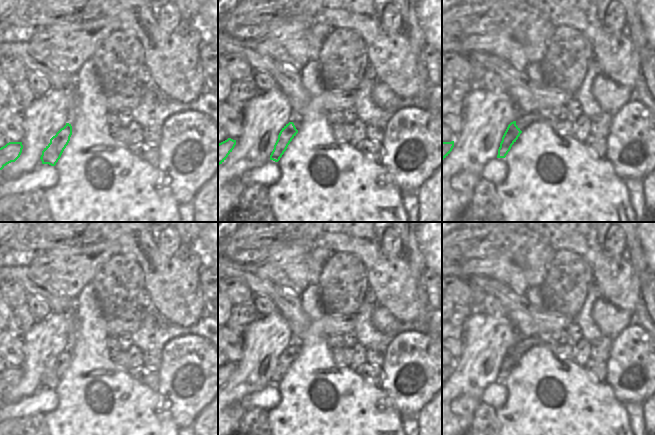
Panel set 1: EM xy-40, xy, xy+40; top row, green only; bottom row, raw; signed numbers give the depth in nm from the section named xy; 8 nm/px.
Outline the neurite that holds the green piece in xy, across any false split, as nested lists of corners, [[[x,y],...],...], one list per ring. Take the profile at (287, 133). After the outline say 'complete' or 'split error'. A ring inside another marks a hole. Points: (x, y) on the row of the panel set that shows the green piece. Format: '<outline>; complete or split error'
[[[293,122],[286,124],[278,135],[278,139],[270,155],[270,160],[278,162],[297,133],[298,130]]]; complete

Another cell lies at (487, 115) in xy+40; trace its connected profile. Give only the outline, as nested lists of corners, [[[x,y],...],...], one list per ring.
[[[483,88],[471,90],[462,108],[464,125],[462,131],[454,136],[452,151],[442,160],[442,222],[457,222],[470,203],[476,185],[482,180],[484,167],[498,155],[502,137],[508,125],[516,120],[518,111],[508,94],[495,94]]]

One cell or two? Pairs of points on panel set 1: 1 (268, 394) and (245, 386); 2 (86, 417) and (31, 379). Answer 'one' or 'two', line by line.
1: two
2: two

